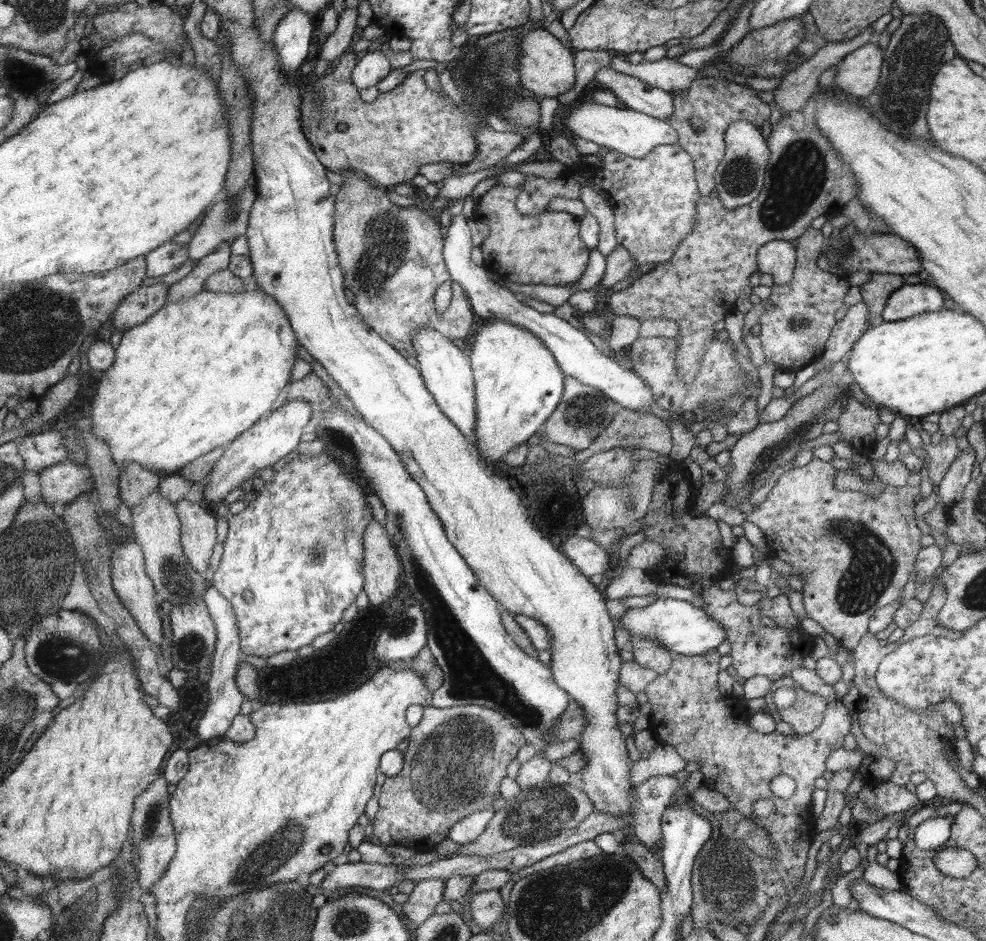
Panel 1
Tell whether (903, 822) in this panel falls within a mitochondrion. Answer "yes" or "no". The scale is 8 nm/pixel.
no

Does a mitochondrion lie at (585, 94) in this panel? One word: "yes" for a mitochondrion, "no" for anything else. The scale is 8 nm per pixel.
no

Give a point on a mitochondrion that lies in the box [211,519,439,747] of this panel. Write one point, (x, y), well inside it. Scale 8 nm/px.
(408, 624)

